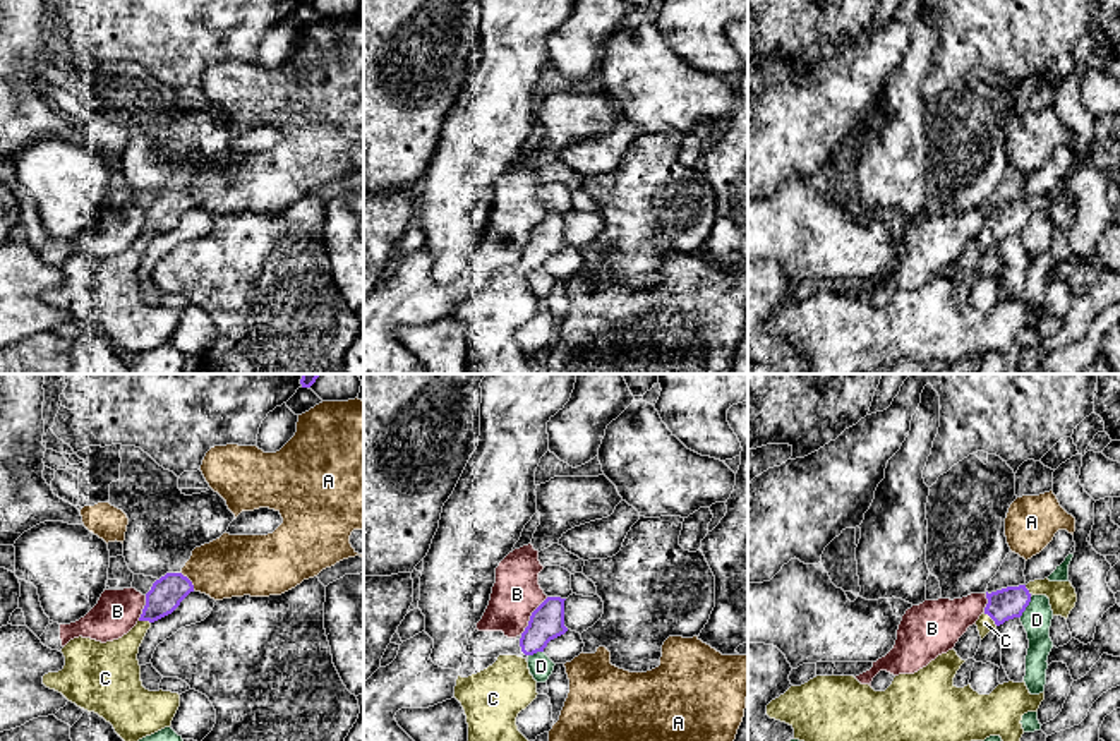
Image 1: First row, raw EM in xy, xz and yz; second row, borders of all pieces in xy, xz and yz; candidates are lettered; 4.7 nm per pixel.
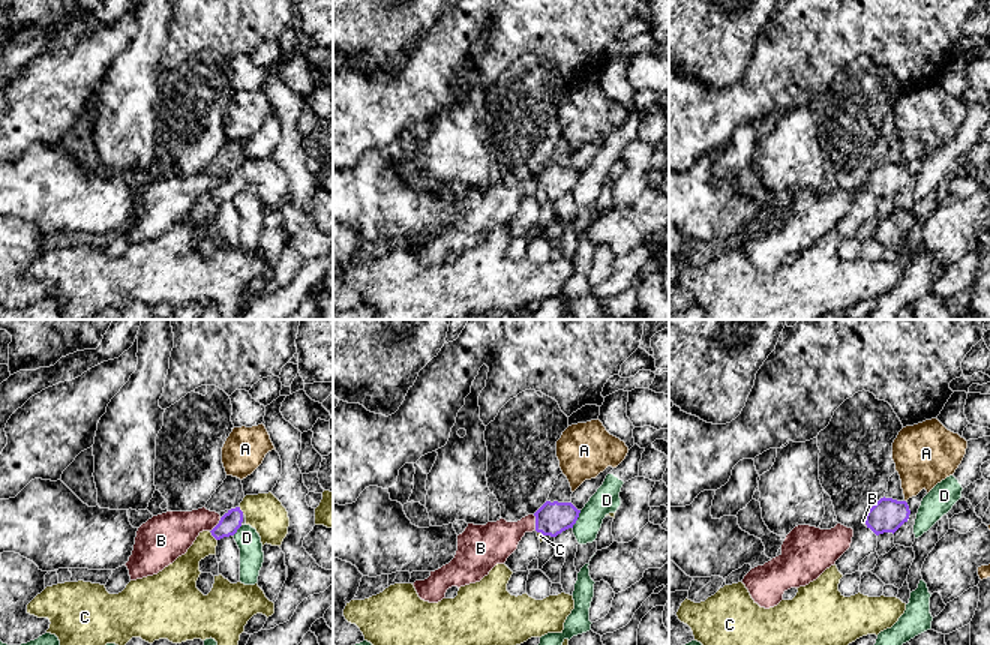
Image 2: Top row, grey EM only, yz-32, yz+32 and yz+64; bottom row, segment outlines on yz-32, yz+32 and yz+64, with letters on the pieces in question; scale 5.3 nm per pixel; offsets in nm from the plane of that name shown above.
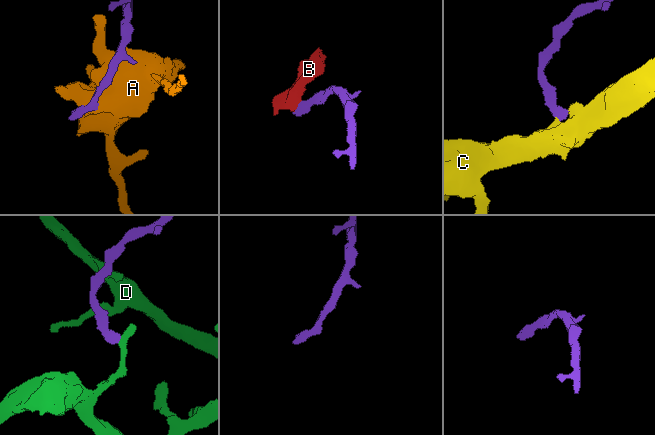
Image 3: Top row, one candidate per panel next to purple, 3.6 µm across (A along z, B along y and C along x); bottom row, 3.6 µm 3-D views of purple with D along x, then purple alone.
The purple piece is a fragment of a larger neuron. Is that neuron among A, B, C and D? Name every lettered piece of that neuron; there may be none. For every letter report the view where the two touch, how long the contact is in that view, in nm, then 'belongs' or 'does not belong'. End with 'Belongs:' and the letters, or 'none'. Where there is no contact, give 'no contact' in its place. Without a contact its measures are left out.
A: meets purple in xy; contact 110 nm long; does not belong
B: meets purple in xz; contact 220 nm long; does not belong
C: meets purple in yz; contact 90 nm long; belongs
D: meets purple in yz; contact 110 nm long; does not belong
Belongs: C

